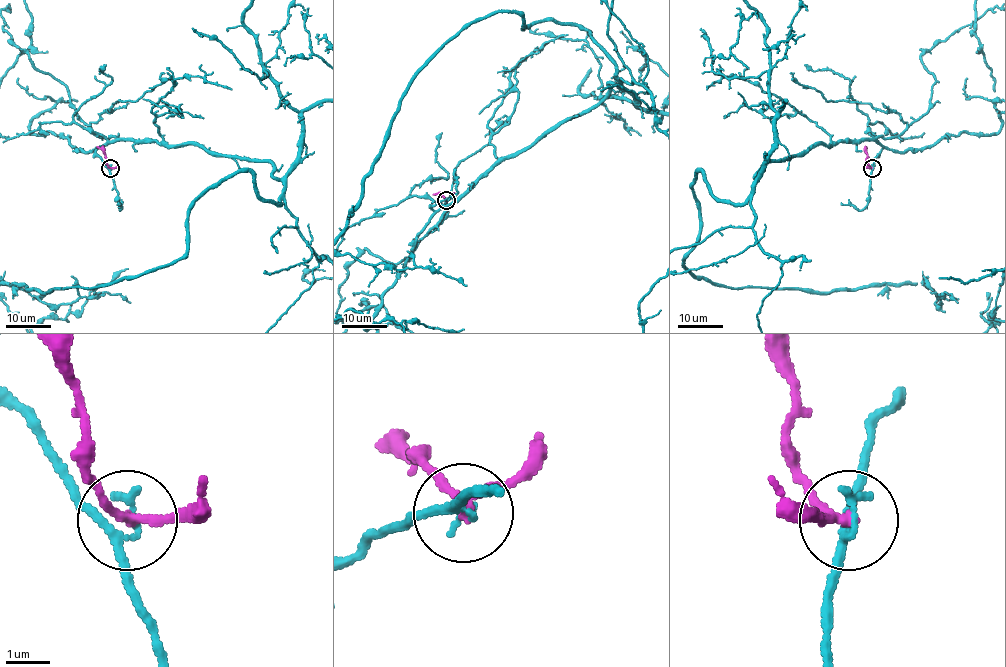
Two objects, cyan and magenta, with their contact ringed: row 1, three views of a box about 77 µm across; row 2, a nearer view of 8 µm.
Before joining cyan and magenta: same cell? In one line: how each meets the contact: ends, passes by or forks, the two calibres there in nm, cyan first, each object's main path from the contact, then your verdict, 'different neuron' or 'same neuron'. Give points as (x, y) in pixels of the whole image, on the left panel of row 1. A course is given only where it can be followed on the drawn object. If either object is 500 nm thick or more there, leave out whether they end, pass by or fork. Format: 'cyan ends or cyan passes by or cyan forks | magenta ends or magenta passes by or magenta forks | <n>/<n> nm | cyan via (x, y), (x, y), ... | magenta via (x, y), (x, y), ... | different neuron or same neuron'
cyan passes by | magenta passes by | 150/170 nm | cyan via (110, 168), (96, 151), (117, 141), (267, 160), (297, 224), (272, 237), (283, 265), (312, 271) | magenta via (110, 168), (105, 153), (97, 146) | different neuron

